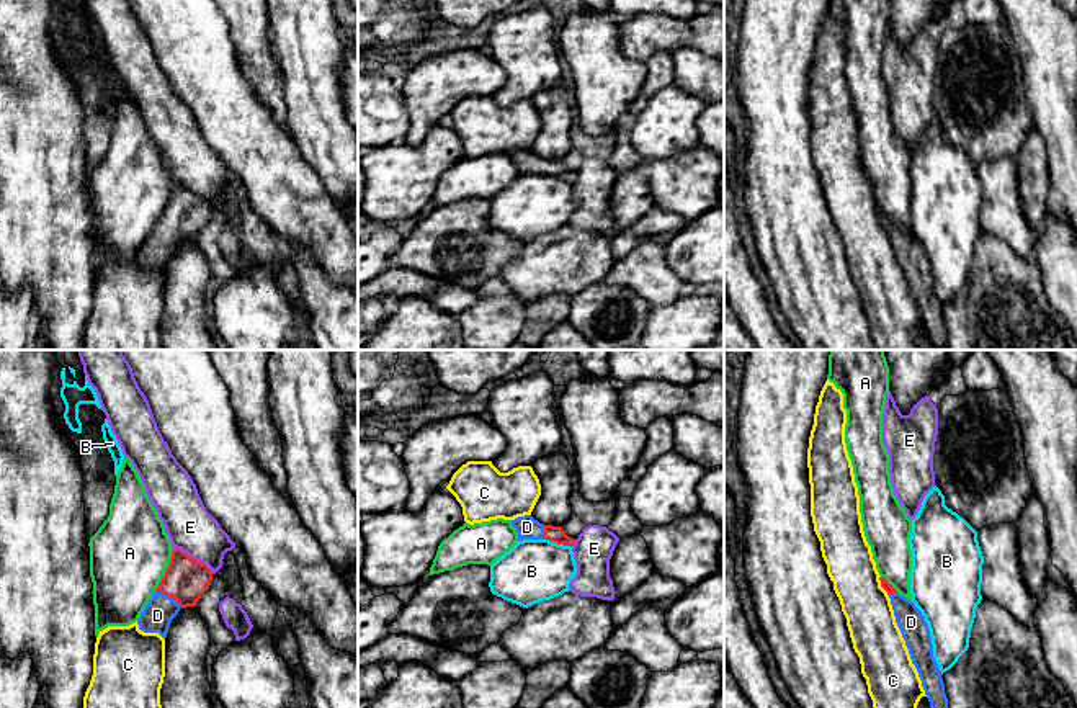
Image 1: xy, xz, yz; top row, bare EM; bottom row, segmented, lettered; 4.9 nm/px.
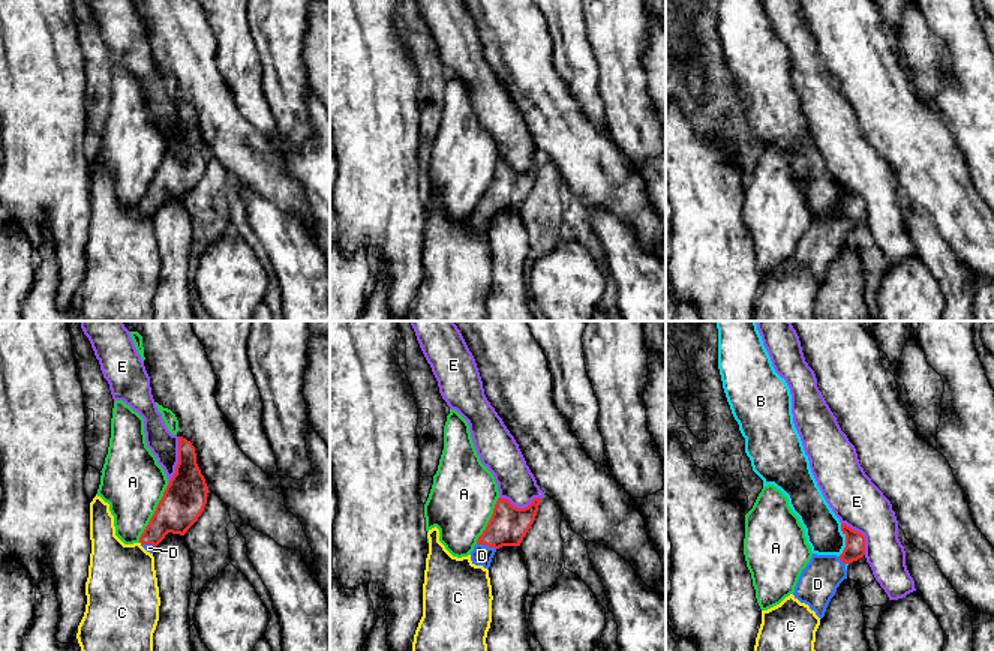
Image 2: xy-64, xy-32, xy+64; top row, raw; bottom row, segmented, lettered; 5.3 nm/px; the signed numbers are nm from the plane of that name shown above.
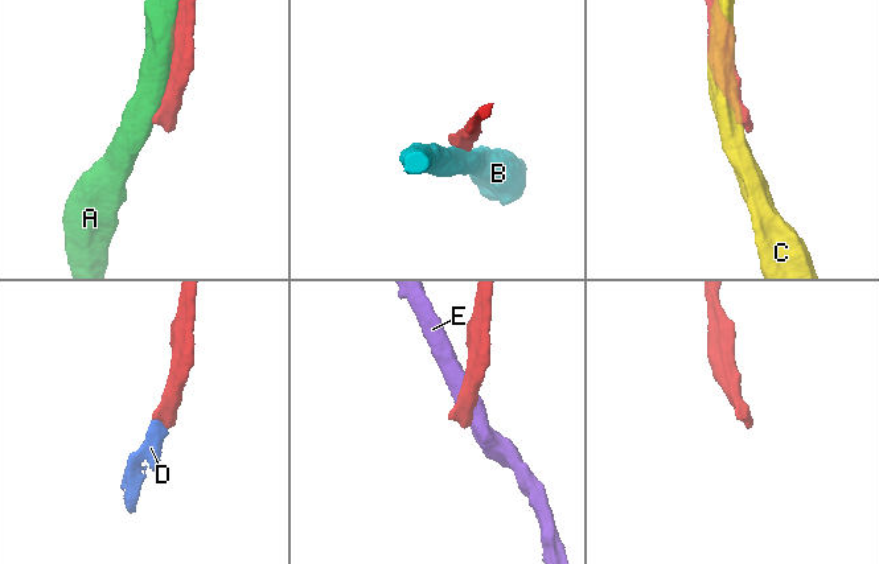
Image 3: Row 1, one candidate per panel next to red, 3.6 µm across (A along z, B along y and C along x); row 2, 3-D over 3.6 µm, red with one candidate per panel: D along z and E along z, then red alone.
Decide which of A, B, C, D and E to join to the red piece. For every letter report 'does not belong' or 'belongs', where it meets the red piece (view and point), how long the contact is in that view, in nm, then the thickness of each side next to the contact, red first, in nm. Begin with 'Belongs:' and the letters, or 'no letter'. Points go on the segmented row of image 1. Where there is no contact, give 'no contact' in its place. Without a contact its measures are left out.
Belongs: D
A: does not belong | xy (165, 571) | 220 nm | 220/400 nm
B: does not belong | xz (558, 543) | 140 nm | 80/300 nm
C: does not belong | yz (881, 584) | 100 nm | 50/240 nm
D: belongs | xy (169, 595) | 150 nm | 220/150 nm
E: does not belong | xy (192, 558) | 240 nm | 220/240 nm

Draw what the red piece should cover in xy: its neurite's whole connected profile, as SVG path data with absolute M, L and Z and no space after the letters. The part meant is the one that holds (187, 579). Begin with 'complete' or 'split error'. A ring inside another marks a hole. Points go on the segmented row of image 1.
split error | M175 548L165 576L137 620L139 630L165 639L172 620L181 608L196 607L211 580L212 572L206 564Z

